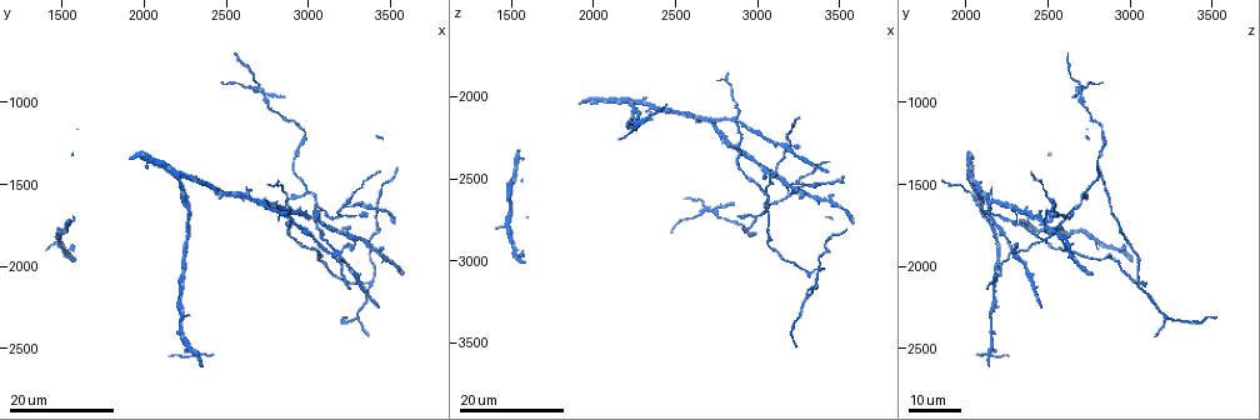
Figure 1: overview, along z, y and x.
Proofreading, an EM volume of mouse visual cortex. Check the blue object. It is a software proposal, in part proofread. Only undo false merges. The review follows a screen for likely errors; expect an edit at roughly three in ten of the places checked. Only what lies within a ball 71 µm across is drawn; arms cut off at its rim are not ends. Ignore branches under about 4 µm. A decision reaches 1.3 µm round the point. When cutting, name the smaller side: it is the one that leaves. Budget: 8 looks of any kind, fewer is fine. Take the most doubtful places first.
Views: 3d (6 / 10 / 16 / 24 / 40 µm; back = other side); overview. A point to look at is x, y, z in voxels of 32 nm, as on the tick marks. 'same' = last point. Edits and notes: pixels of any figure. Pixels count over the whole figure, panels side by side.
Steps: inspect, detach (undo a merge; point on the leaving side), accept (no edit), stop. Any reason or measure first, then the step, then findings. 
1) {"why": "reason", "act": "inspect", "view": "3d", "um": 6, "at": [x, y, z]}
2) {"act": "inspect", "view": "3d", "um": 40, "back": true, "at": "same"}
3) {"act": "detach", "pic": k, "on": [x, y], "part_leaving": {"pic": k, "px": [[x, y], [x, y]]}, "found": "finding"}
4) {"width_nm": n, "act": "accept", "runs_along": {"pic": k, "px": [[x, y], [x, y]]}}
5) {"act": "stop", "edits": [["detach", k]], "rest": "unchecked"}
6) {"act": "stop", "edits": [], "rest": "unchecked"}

{"why": "three arms meet", "act": "inspect", "view": "3d", "um": 24, "at": [3060, 1640, 2680]}

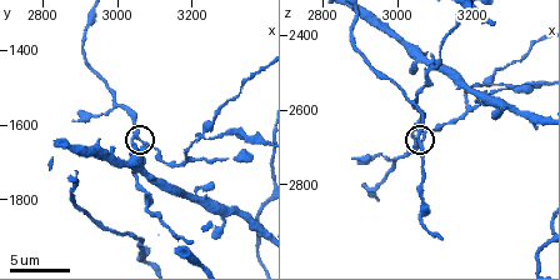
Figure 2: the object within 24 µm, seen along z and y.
{"why": "zoom in", "act": "inspect", "view": "3d", "um": 6, "at": "same"}

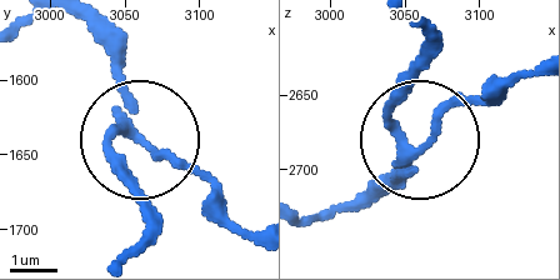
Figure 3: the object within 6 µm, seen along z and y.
{"arms": 3, "act": "accept", "runs_along": {"pic": 3, "px": [[414, 29], [401, 136], [493, 80]]}, "found": "one neuron here"}

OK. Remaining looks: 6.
{"act": "inspect", "view": "3d", "um": 16, "at": [3200, 1920, 2300]}

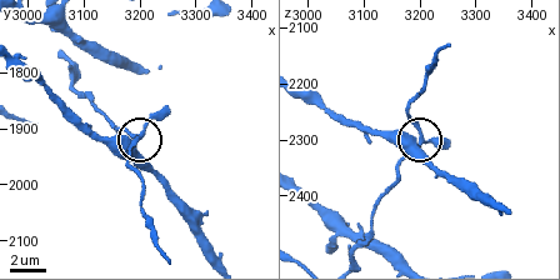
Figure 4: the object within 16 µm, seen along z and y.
{"act": "inspect", "view": "3d", "um": 10, "at": "same"}

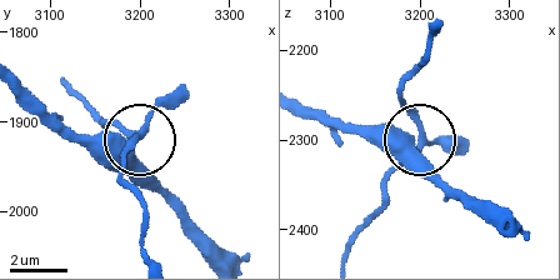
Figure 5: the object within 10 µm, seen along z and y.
{"width_nm": 420, "act": "accept", "found": "all the same neuron"}

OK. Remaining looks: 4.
{"why": "two arms in line, one across", "act": "inspect", "view": "3d", "um": 16, "at": [3220, 1630, 2540]}

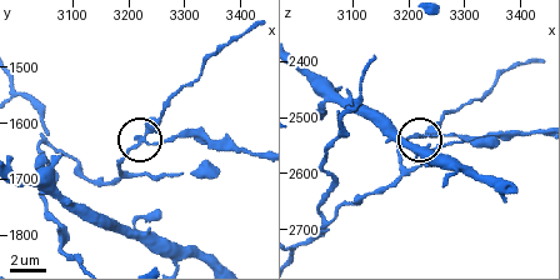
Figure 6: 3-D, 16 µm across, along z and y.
{"arms": 3, "act": "detach", "pic": 6, "on": [168, 138], "part_leaving": {"pic": 6, "px": [[143, 139], [155, 143], [204, 139], [258, 151]]}, "found": "two neurons meet here"}

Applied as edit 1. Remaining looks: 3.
{"why": "two arms at a narrow angle", "act": "inspect", "view": "3d", "um": 24, "at": [2700, 920, 2680]}

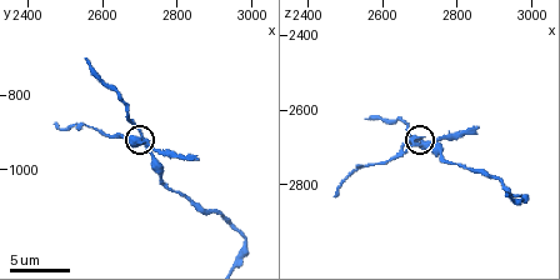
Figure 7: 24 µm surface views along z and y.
{"act": "inspect", "view": "3d", "um": 6, "at": [2700, 910, 2690]}

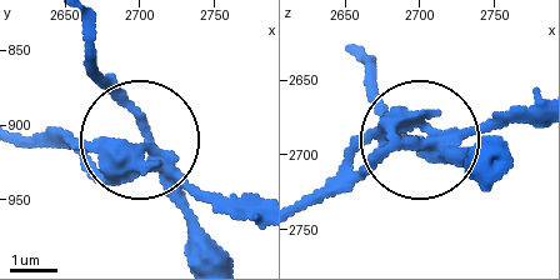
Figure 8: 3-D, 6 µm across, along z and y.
{"width_nm": 340, "act": "detach", "pic": 8, "on": [95, 169], "part_leaving": {"pic": 8, "px": [[434, 145], [390, 149], [306, 198]]}, "found": "two neurons meet here"}

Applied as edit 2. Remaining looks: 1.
{"act": "stop", "edits": [["detach", 6], ["detach", 8]], "rest": "unchecked"}

